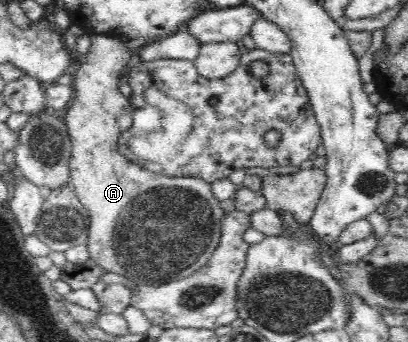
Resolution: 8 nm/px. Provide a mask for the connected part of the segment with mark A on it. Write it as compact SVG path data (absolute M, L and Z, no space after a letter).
M104 34L92 35L90 38L91 44L86 61L82 63L78 71L76 71L75 77L72 79L72 86L75 91L73 99L62 113L71 141L71 156L69 159L69 168L71 171L70 183L78 199L82 202L82 205L89 211L89 237L87 238L86 245L88 252L90 252L90 258L94 260L94 263L98 264L98 267L104 269L106 272L125 276L134 284L146 284L148 286L161 285L169 283L170 280L176 279L177 277L181 279L188 278L190 275L203 269L210 262L212 255L215 254L216 249L220 246L222 221L224 221L224 217L226 217L226 212L220 207L220 200L212 194L212 184L209 184L206 180L180 176L168 177L162 173L154 173L153 171L142 168L117 150L121 130L118 124L116 124L116 117L119 111L131 109L129 98L118 90L118 82L124 79L127 65L130 64L131 57L136 51L134 51L134 49L131 51L127 50L125 41Z

